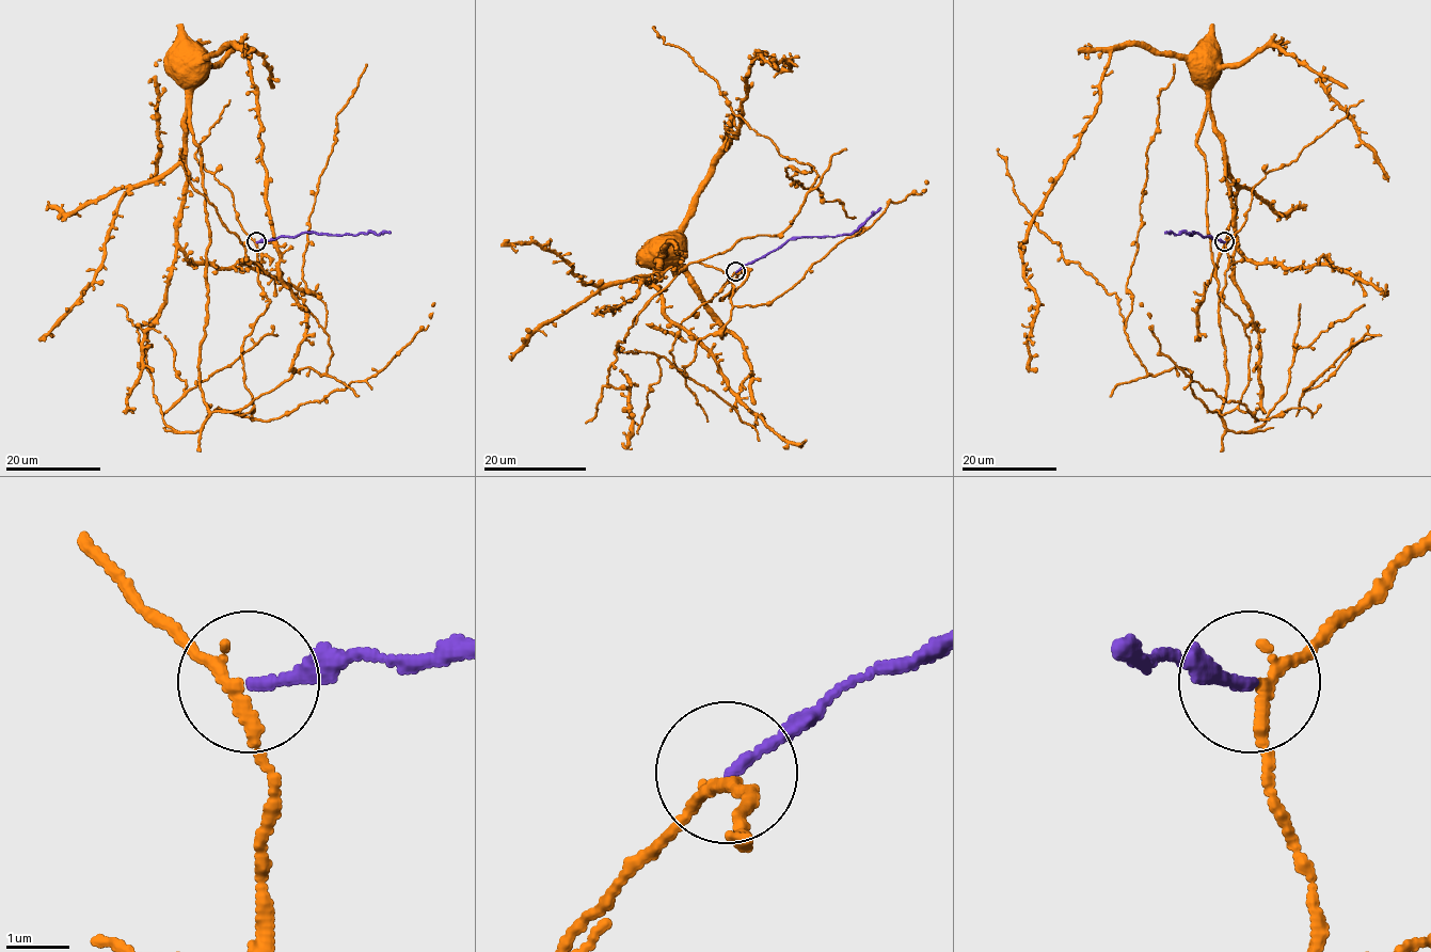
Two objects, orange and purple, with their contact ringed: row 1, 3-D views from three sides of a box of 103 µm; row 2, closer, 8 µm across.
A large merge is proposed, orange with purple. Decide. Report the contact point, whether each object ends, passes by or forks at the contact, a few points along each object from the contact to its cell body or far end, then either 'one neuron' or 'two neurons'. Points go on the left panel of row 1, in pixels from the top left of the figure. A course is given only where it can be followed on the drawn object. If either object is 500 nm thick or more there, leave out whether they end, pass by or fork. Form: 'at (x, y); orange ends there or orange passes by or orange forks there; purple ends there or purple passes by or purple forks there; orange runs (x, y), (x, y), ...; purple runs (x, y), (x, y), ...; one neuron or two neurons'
at (256, 241); orange passes by; purple ends there; orange runs (255, 241), (268, 302), (242, 346), (253, 403), (241, 414), (211, 412), (200, 382), (210, 232), (187, 49); purple runs (256, 241), (305, 232), (342, 236), (390, 233); two neurons

